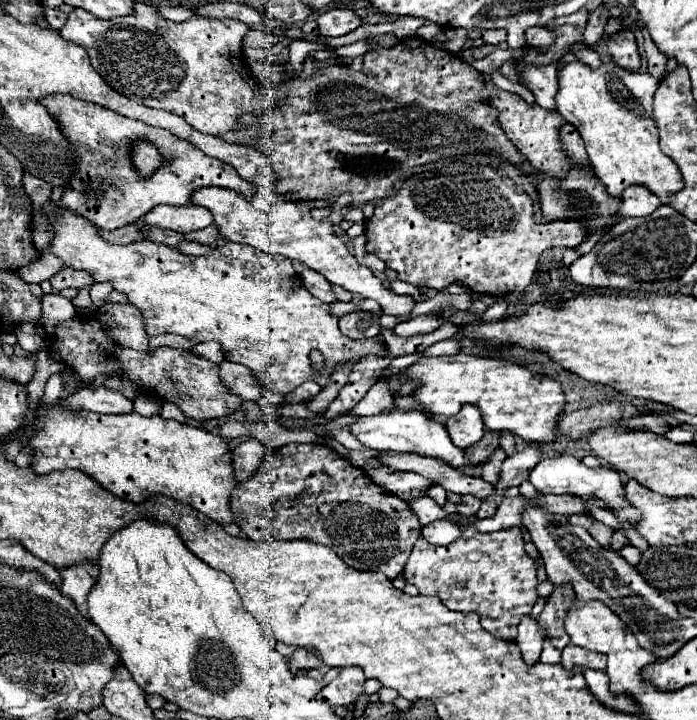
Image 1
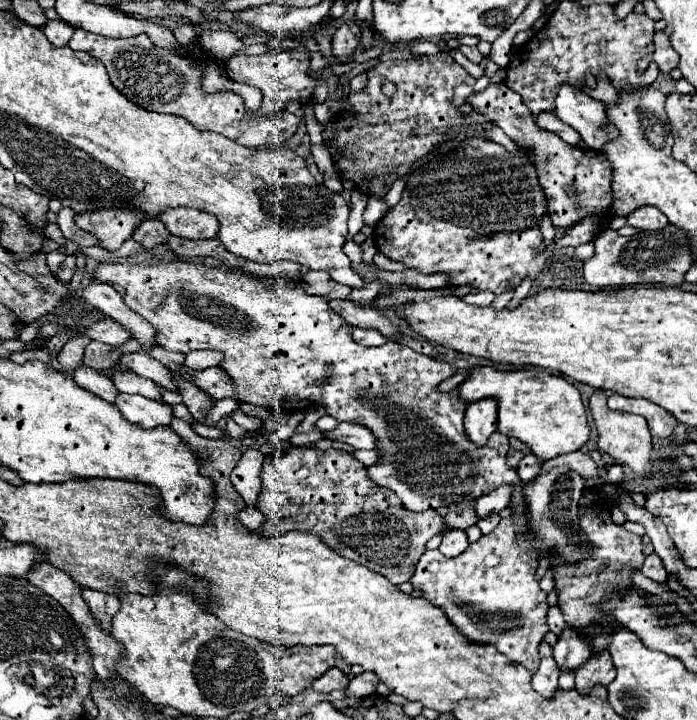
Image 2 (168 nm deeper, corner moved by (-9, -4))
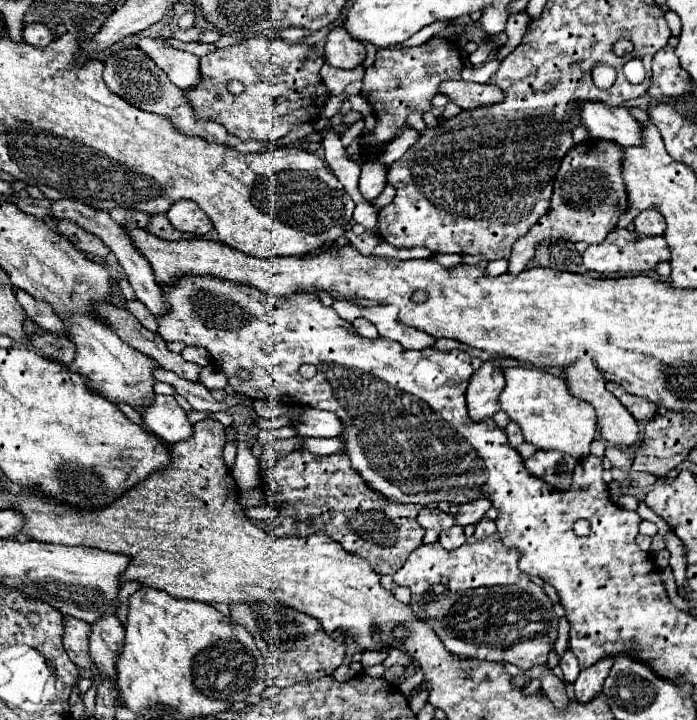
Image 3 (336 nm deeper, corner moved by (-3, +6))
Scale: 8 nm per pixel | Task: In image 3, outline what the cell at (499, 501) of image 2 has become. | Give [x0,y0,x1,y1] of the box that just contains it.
[455,499,491,527]

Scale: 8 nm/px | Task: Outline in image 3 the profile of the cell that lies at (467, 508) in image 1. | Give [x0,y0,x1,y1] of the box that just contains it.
[417,507,455,531]

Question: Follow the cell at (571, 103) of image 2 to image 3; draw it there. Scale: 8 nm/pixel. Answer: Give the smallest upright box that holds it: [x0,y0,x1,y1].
[581,101,643,147]

